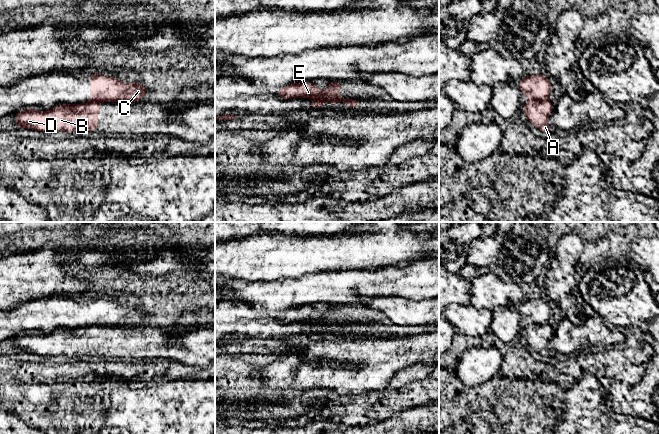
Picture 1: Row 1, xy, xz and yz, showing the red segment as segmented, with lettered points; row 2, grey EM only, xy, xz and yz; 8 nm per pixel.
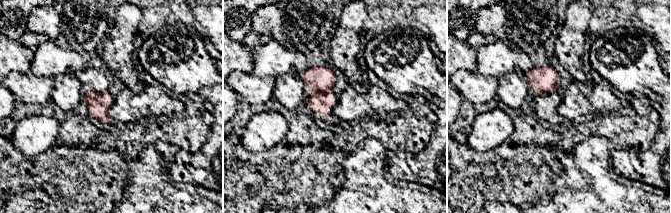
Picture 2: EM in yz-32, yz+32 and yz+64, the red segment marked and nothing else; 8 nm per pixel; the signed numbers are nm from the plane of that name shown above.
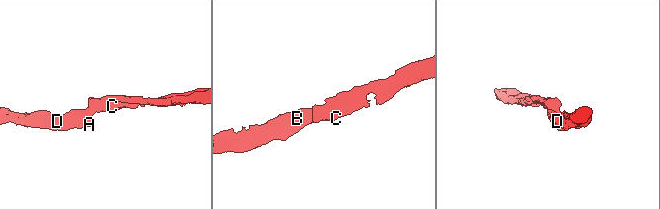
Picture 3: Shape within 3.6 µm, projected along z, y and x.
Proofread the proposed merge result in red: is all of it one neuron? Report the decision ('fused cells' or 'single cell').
fused cells

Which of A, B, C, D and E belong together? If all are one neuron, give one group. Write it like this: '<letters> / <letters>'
A B D E / C

